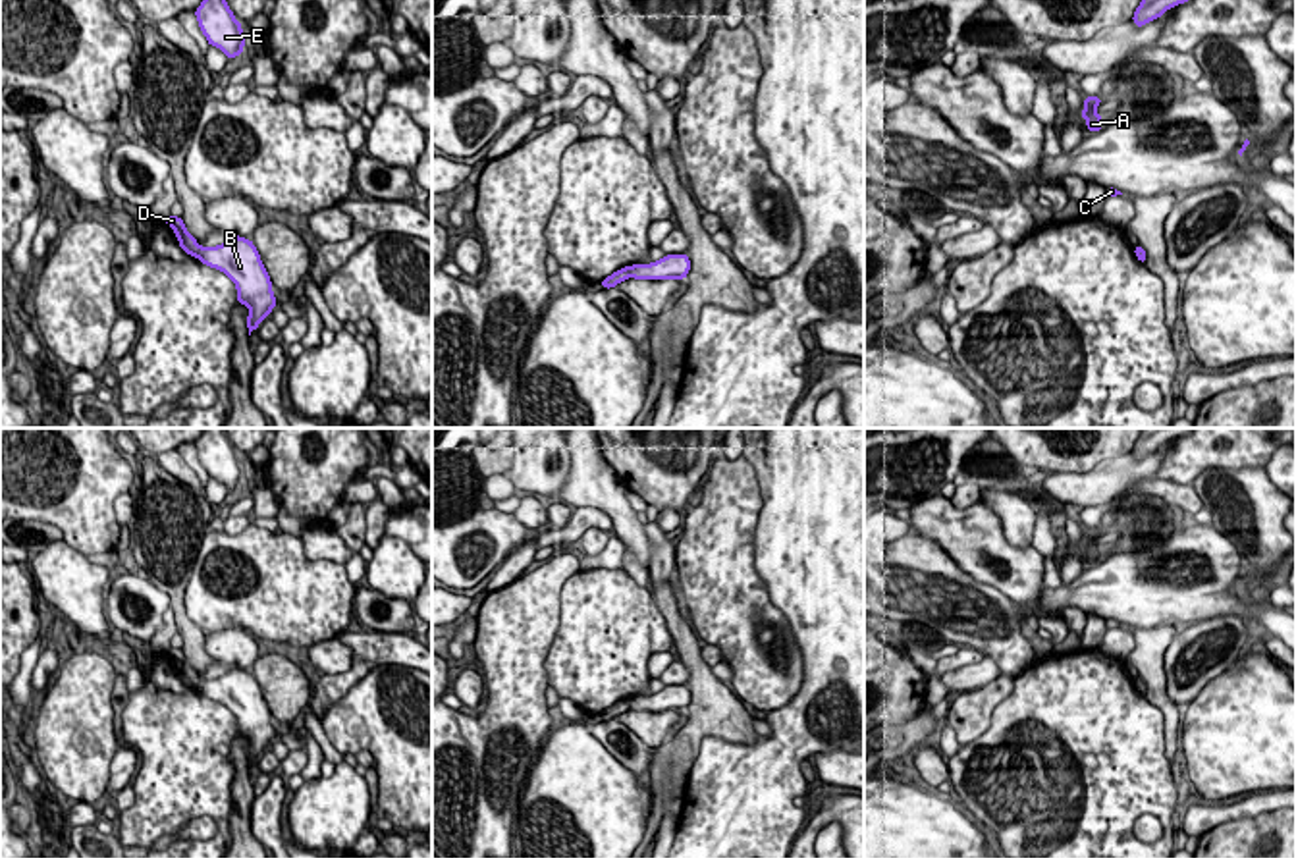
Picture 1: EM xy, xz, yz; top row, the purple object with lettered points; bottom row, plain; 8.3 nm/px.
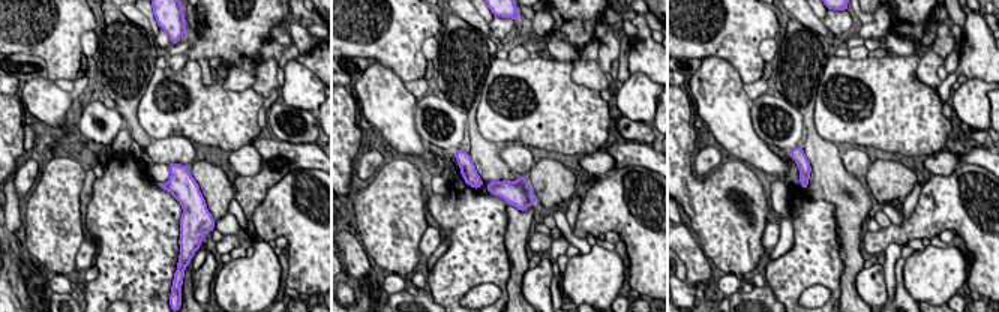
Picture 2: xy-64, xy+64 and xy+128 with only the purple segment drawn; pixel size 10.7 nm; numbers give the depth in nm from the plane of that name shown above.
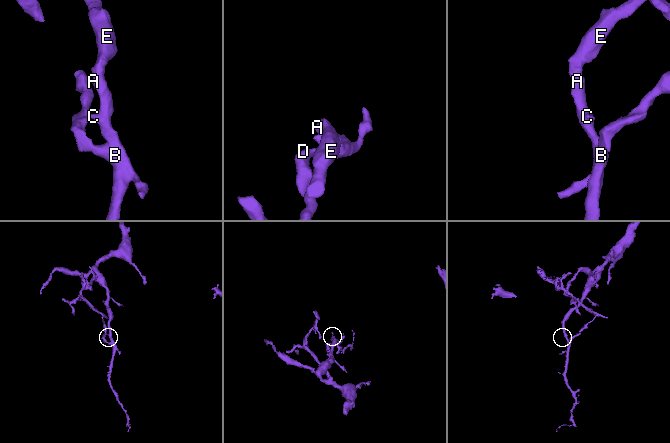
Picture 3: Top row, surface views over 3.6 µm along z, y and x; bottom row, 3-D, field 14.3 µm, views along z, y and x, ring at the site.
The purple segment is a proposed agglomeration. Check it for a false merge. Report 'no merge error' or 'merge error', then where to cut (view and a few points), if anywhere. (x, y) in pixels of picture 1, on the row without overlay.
merge error; cut xz (629, 698), (631, 708)

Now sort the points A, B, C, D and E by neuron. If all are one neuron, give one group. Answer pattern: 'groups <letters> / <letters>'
groups A B C E / D

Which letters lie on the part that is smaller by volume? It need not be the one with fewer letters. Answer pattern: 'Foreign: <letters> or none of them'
Foreign: D

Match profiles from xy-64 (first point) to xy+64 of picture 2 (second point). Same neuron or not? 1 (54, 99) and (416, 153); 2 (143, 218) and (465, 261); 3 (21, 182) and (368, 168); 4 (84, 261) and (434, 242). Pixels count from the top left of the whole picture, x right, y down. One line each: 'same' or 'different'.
1: same
2: same
3: same
4: same

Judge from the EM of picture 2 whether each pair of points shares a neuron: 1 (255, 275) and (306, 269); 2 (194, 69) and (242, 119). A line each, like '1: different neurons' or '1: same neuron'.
1: different neurons
2: same neuron

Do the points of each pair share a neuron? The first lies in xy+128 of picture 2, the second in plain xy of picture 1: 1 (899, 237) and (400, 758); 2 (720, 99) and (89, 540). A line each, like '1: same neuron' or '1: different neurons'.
1: same neuron
2: different neurons

